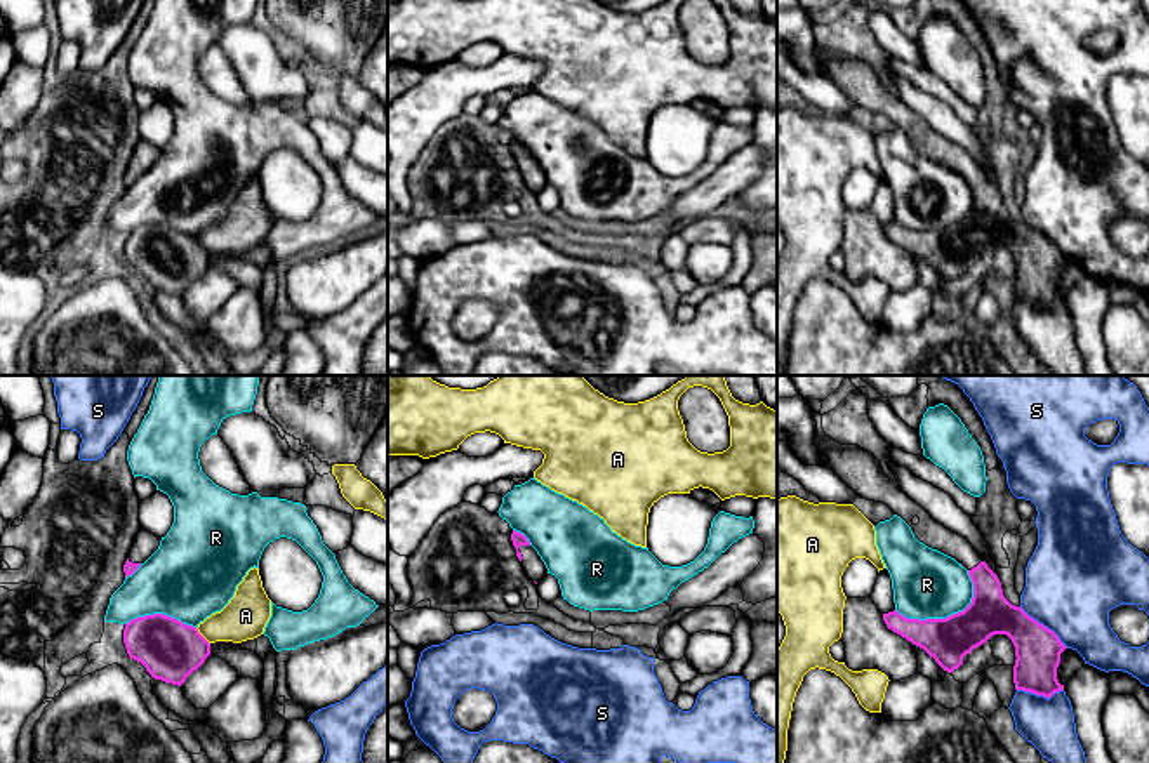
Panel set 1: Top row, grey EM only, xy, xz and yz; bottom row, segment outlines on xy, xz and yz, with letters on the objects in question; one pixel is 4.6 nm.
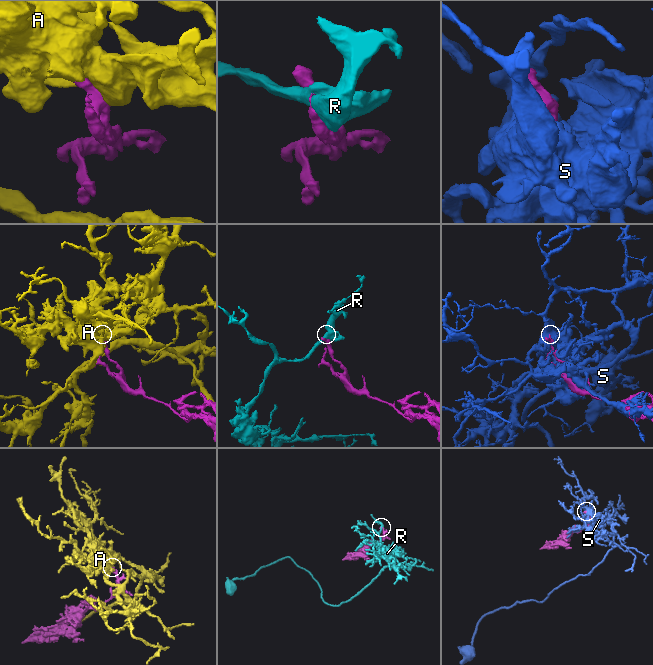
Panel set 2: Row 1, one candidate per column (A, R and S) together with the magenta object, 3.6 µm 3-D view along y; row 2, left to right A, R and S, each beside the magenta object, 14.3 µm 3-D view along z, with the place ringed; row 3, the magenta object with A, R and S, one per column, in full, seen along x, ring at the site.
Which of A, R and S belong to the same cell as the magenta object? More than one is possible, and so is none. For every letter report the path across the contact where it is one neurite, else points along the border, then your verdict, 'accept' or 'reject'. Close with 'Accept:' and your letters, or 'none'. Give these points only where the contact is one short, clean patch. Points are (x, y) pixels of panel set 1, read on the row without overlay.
A: reject
R: reject
S: reject
Accept: none

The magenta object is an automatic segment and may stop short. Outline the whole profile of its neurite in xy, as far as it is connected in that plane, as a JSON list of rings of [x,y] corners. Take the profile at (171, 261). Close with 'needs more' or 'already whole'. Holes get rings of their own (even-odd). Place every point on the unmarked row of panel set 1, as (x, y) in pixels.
[[[163,224],[144,226],[127,233],[123,240],[123,254],[129,268],[141,273],[151,289],[177,297],[181,297],[210,266],[210,254],[196,238]]]; already whole

